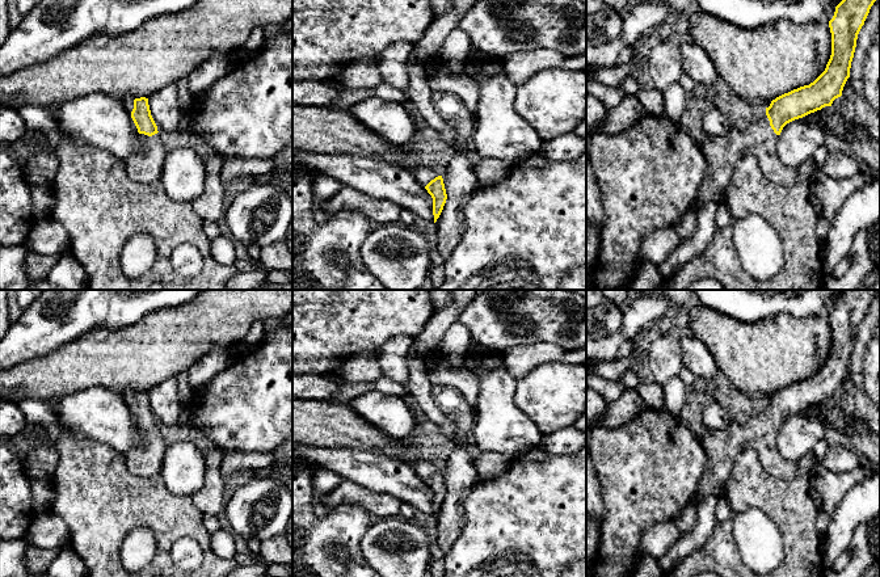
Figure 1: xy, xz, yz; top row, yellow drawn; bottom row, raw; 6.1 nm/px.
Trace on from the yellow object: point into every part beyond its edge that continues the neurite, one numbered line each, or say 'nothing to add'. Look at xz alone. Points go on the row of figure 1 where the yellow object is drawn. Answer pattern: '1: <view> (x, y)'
1: xz (424, 173)

